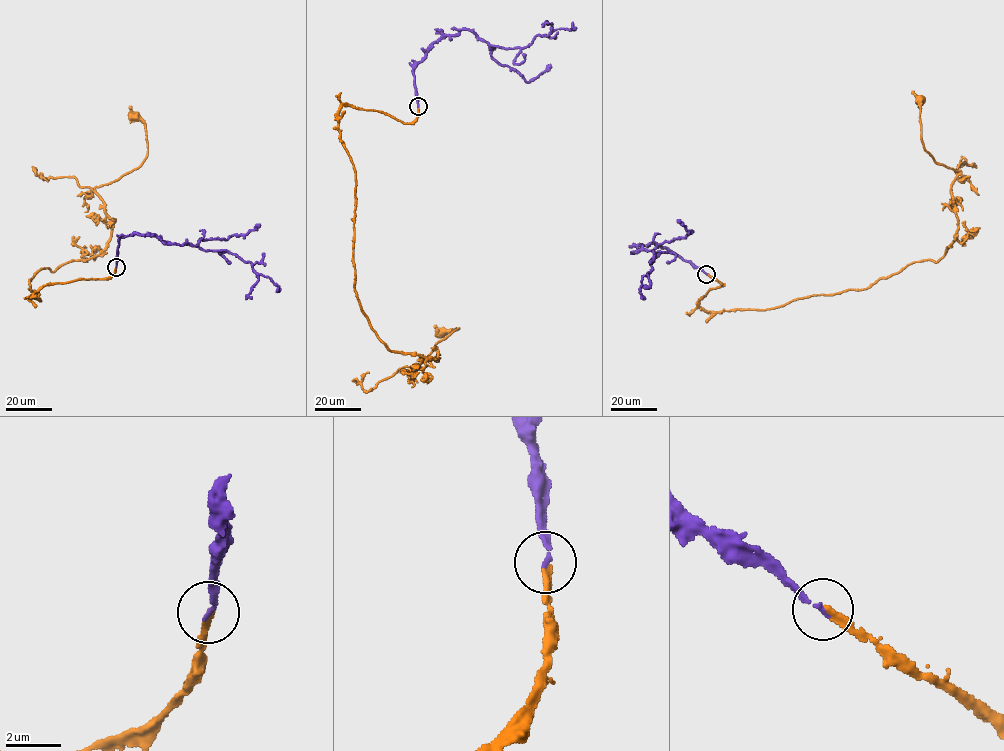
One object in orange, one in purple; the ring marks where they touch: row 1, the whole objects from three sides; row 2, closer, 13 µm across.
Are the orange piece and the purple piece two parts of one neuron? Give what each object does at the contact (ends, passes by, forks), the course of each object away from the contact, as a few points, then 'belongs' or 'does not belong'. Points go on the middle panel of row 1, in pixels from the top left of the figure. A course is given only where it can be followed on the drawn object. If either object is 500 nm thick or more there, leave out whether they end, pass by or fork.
orange ends there; purple ends there; orange runs (418, 106), (338, 127), (361, 308), (438, 360), (416, 370), (439, 331); purple runs (418, 106), (413, 69), (445, 35), (468, 30), (492, 45), (523, 48), (537, 35), (574, 30), (572, 22); belongs

